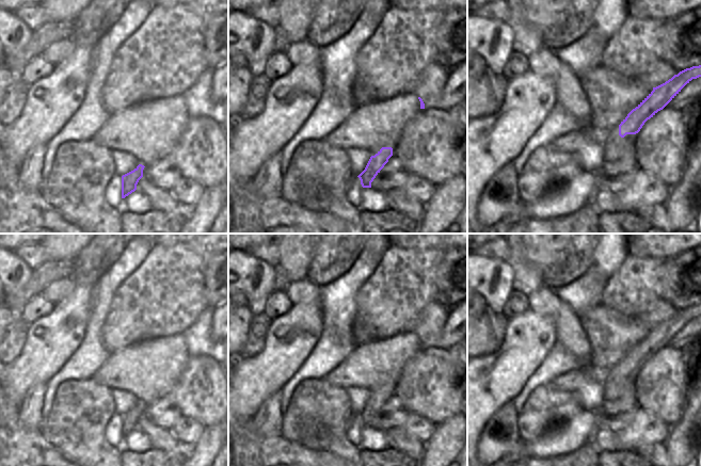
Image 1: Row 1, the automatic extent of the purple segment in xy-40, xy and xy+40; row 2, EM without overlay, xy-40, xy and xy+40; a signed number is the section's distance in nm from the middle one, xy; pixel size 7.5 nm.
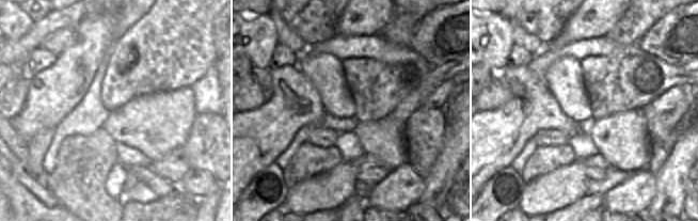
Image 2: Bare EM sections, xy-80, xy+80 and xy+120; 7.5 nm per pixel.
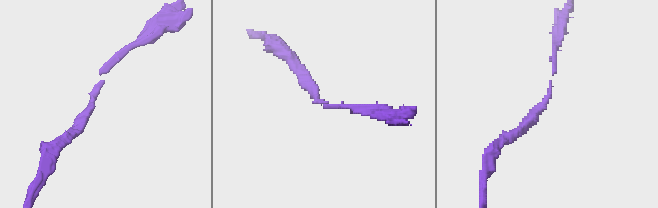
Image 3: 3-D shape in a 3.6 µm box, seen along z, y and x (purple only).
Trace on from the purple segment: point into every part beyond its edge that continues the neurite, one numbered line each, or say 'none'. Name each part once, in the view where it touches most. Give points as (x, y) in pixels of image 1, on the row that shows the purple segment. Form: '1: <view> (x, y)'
none.

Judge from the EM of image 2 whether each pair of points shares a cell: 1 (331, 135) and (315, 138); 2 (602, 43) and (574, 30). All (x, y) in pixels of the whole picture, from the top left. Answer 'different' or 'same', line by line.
1: same
2: different

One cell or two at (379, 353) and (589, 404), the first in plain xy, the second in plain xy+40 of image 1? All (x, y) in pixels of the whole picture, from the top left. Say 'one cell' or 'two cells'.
two cells

